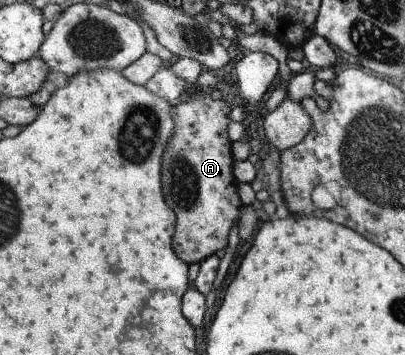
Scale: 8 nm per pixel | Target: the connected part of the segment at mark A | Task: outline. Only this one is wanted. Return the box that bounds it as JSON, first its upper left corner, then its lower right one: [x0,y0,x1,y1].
[160,88,242,264]

